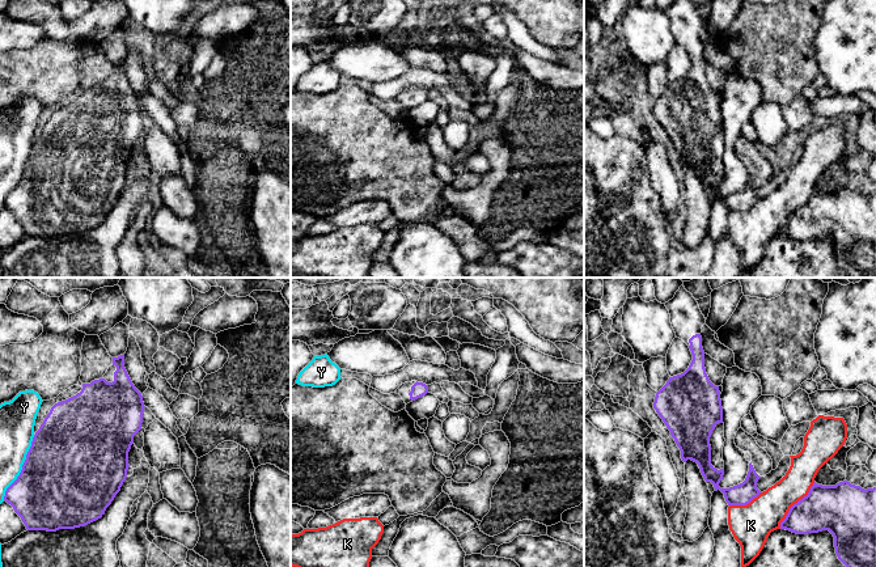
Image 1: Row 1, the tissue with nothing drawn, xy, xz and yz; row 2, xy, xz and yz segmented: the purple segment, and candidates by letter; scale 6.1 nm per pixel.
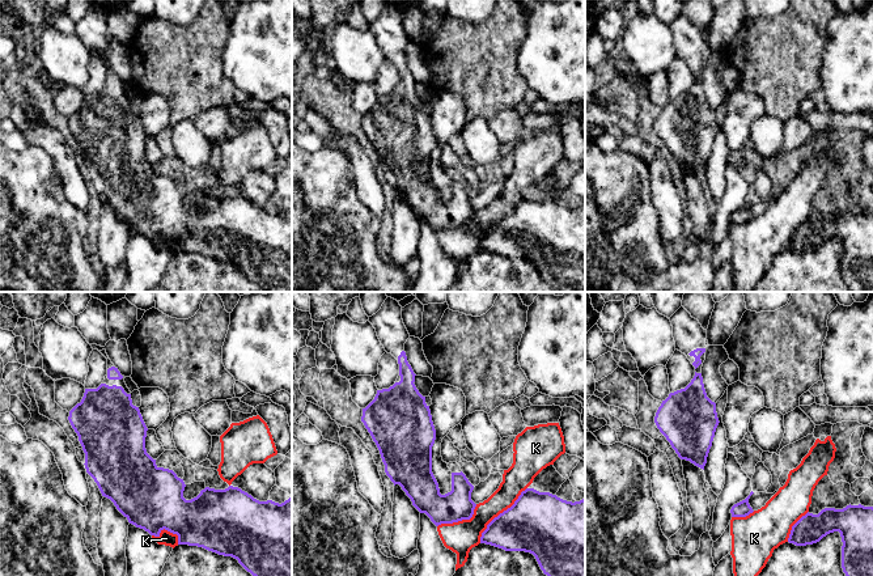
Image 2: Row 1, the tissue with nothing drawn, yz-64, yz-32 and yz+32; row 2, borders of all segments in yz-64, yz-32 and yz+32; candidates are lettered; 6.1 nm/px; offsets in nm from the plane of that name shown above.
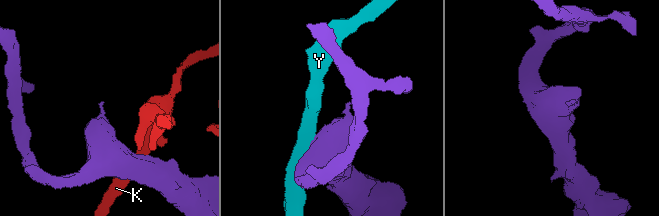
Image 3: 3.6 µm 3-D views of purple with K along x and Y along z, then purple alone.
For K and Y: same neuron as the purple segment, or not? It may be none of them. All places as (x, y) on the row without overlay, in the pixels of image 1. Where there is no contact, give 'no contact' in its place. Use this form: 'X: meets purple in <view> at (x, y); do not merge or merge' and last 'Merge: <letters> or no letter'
K: meets purple in yz at (794, 211); do not merge
Y: meets purple in xy at (22, 174); do not merge
Merge: no letter

